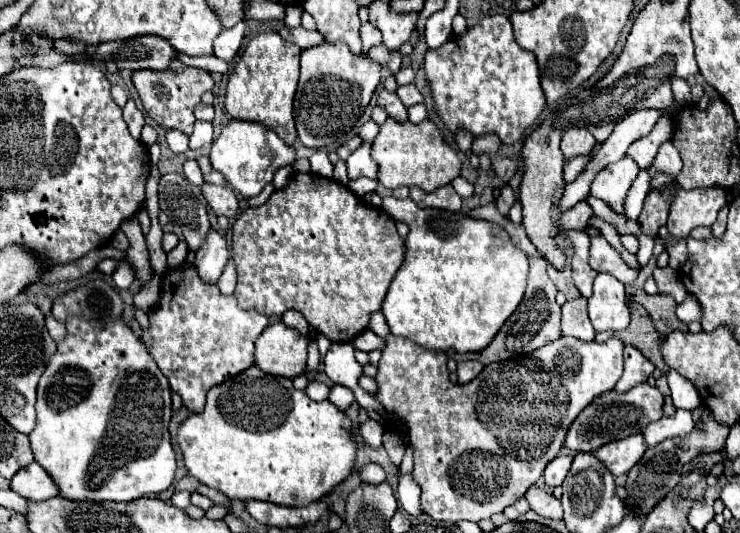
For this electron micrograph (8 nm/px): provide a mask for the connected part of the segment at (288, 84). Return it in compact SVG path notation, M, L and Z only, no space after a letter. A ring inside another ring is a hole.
M267 31L251 39L233 73L229 75L225 97L227 113L233 119L259 121L265 127L275 129L275 133L287 145L293 145L297 139L293 123L293 97L299 81L299 55L301 49L295 43L281 39L277 31Z

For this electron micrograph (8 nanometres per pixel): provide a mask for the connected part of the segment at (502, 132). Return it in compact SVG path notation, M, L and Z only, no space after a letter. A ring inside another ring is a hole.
M499 13L485 15L473 29L469 29L467 35L453 37L449 43L439 47L439 51L429 51L425 57L425 75L433 89L437 111L453 133L459 127L465 127L473 137L497 133L505 145L513 145L525 135L529 127L535 125L537 117L547 105L535 55L517 45L511 21Z

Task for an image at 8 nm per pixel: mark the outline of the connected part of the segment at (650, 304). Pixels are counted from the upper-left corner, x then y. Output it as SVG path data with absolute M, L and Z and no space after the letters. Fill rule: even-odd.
M633 287L631 297L635 303L639 303L647 309L661 339L667 337L667 333L671 333L675 329L687 331L687 325L683 321L679 321L675 315L675 299L671 295L647 295L641 287Z

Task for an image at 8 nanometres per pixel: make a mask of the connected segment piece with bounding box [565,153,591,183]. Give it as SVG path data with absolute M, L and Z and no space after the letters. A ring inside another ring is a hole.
M591 153L567 161L567 163L565 163L565 183L571 183L571 181L585 169L585 165L587 165L589 161L591 161Z

